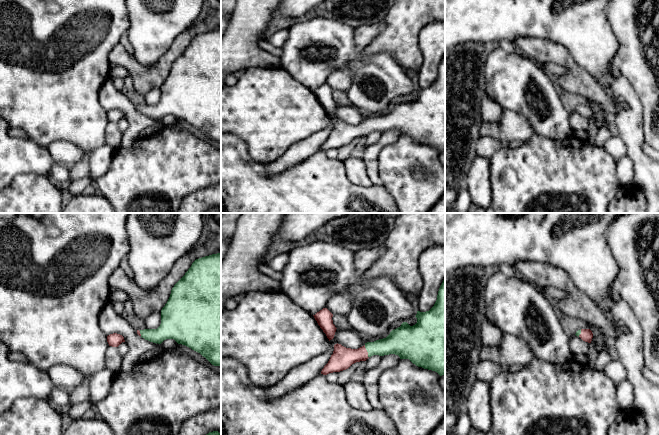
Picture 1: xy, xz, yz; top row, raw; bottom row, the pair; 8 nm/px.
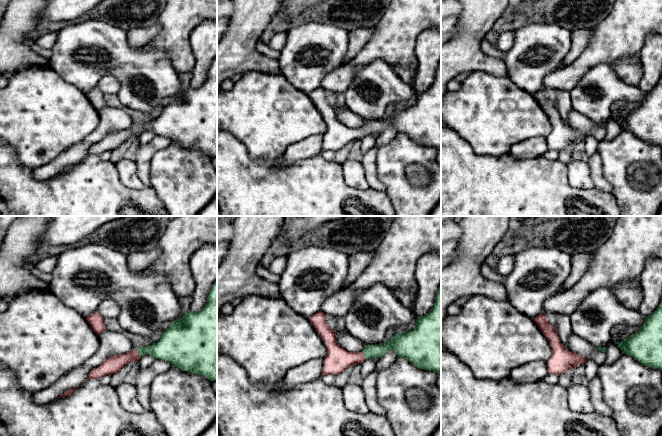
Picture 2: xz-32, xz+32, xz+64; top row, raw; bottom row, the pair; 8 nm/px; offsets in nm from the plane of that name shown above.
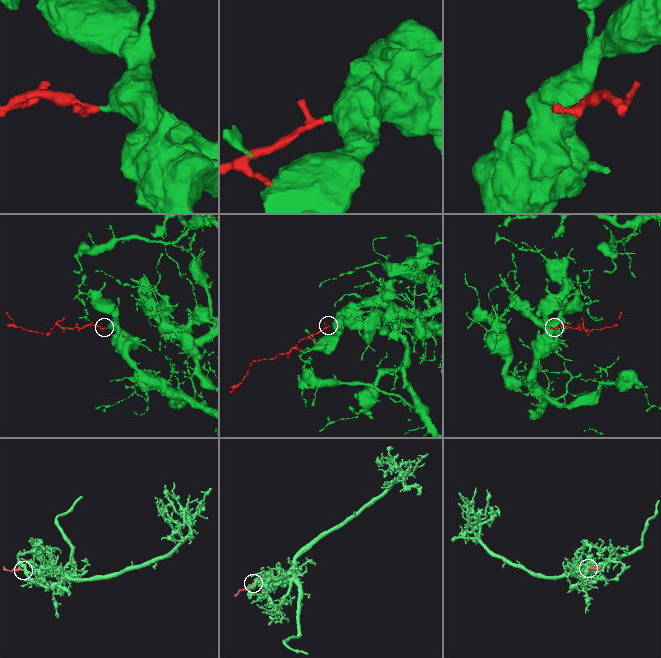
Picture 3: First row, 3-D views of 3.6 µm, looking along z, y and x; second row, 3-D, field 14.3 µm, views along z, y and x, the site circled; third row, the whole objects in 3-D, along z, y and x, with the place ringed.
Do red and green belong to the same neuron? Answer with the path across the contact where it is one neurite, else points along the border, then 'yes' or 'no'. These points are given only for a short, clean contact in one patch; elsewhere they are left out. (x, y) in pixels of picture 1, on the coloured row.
runs through xz (342, 358), (362, 354), (366, 351), (370, 348), (396, 343); yes

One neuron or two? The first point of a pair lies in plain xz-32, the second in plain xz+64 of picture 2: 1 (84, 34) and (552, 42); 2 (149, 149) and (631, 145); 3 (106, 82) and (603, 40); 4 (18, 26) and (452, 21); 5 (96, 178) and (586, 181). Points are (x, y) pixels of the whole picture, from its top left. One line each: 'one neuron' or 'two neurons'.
1: one neuron
2: two neurons
3: one neuron
4: two neurons
5: two neurons

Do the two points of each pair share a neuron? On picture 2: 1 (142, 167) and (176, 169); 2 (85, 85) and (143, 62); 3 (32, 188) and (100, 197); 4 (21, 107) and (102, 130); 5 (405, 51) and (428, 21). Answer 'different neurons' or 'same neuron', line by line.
1: different neurons
2: same neuron
3: same neuron
4: different neurons
5: same neuron

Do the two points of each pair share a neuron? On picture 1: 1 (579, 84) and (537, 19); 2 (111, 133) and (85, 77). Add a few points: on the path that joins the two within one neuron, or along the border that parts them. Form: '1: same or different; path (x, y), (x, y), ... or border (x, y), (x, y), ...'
1: different; border (528, 36), (545, 37), (556, 41), (571, 53)
2: different; border (108, 121), (105, 127), (105, 144)

